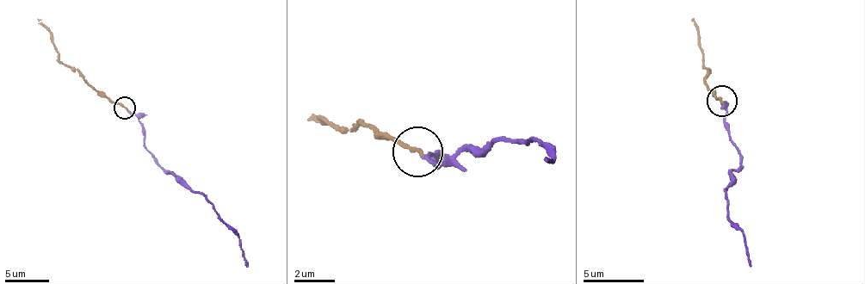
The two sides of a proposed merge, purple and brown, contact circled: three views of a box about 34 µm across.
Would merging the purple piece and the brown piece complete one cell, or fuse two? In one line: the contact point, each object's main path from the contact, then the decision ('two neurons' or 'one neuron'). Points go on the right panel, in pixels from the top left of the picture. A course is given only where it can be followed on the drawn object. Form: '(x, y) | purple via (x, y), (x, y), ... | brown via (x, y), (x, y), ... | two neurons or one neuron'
(721, 101) | purple via (719, 100), (730, 143), (741, 158), (739, 166), (730, 169), (723, 190), (727, 219), (744, 237), (751, 267) | brown via (722, 100), (716, 96), (705, 77), (711, 70), (703, 64), (700, 36), (690, 19) | one neuron

